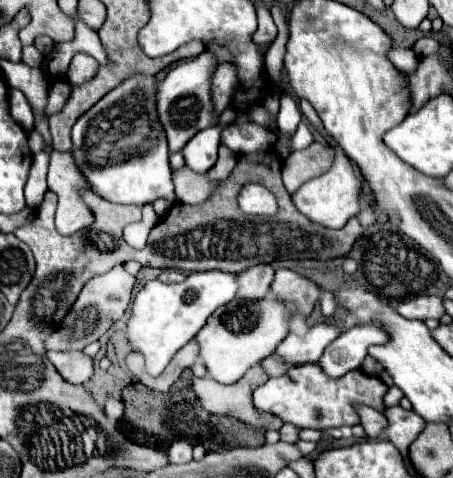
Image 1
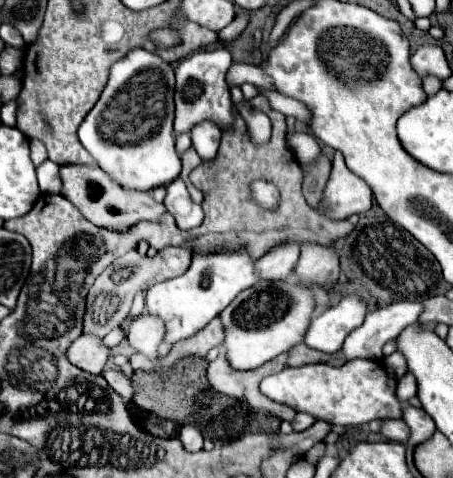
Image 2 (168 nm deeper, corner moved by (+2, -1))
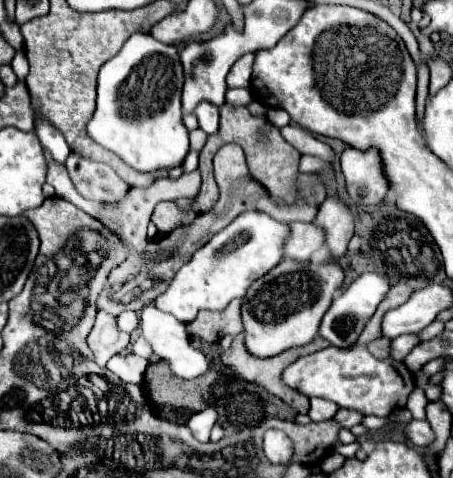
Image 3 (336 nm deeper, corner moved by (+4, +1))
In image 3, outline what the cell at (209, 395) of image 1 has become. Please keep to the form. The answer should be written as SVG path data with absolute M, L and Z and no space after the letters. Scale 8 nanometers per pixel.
M239 333L239 335L235 335L235 339L233 339L231 347L221 355L221 361L223 361L223 365L231 367L231 369L233 369L233 373L235 373L239 379L243 379L243 381L247 381L247 383L255 383L255 385L263 387L267 393L271 393L271 395L279 397L281 401L285 401L287 405L291 405L297 413L303 413L303 415L305 415L305 413L307 413L309 399L307 399L307 397L303 397L301 393L295 393L293 389L287 389L287 387L279 381L279 377L281 377L281 371L283 371L287 365L291 365L291 363L293 363L293 361L297 361L299 357L305 357L305 355L309 355L309 353L315 353L315 351L323 349L323 347L327 347L327 341L323 341L323 337L315 337L315 341L311 341L311 343L303 345L303 347L291 347L291 349L287 349L287 351L285 351L285 353L281 353L281 355L267 357L267 359L257 359L257 357L251 357L251 355L247 353L247 349L243 349L243 333Z

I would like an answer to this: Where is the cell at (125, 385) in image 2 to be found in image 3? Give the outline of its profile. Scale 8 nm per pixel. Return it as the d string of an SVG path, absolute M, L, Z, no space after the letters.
M129 353L129 355L115 355L115 357L111 357L109 363L107 363L107 369L111 373L115 373L123 383L141 385L147 365L149 365L147 359Z

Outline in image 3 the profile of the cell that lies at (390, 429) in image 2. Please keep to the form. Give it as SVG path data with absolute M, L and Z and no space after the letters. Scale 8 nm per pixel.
M415 419L409 421L405 425L405 435L417 447L425 447L433 441L433 433L431 433L431 427L427 425L427 421L415 421Z

